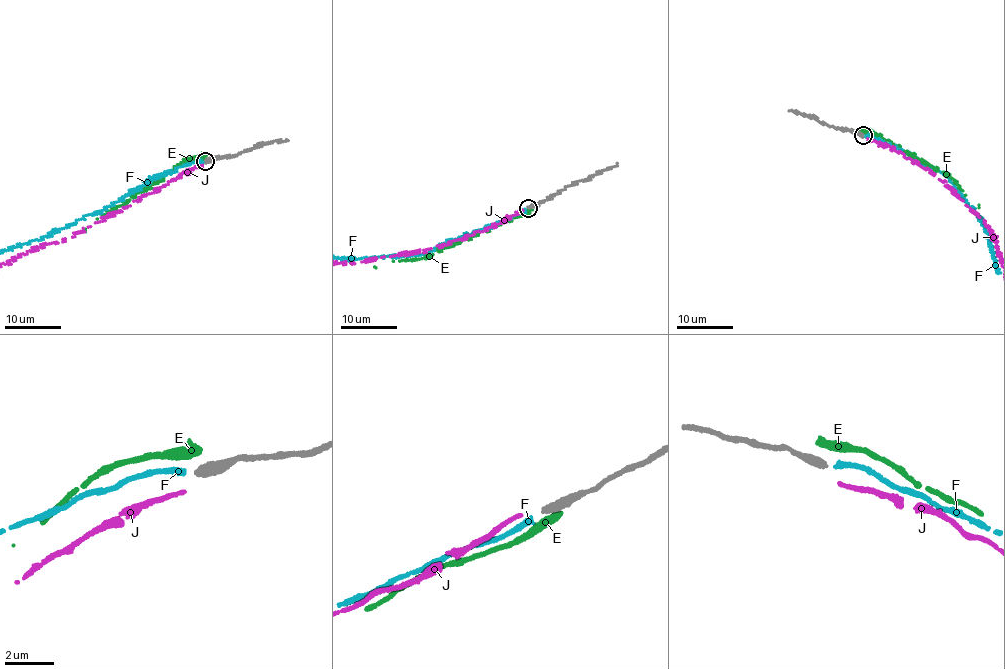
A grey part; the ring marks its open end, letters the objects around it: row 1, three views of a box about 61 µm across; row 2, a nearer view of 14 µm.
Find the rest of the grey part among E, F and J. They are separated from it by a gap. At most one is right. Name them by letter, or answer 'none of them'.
F

